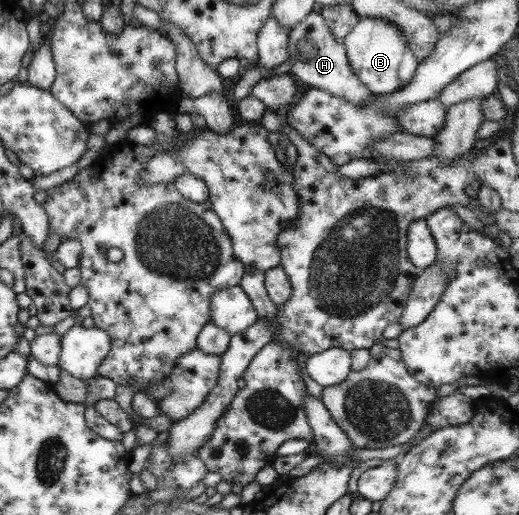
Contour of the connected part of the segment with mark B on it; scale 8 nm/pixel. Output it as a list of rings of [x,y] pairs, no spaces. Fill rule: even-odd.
[[[359,18],[353,30],[342,42],[353,75],[372,95],[393,93],[407,85],[413,78],[418,62],[406,43],[403,32],[387,20],[379,18]]]

